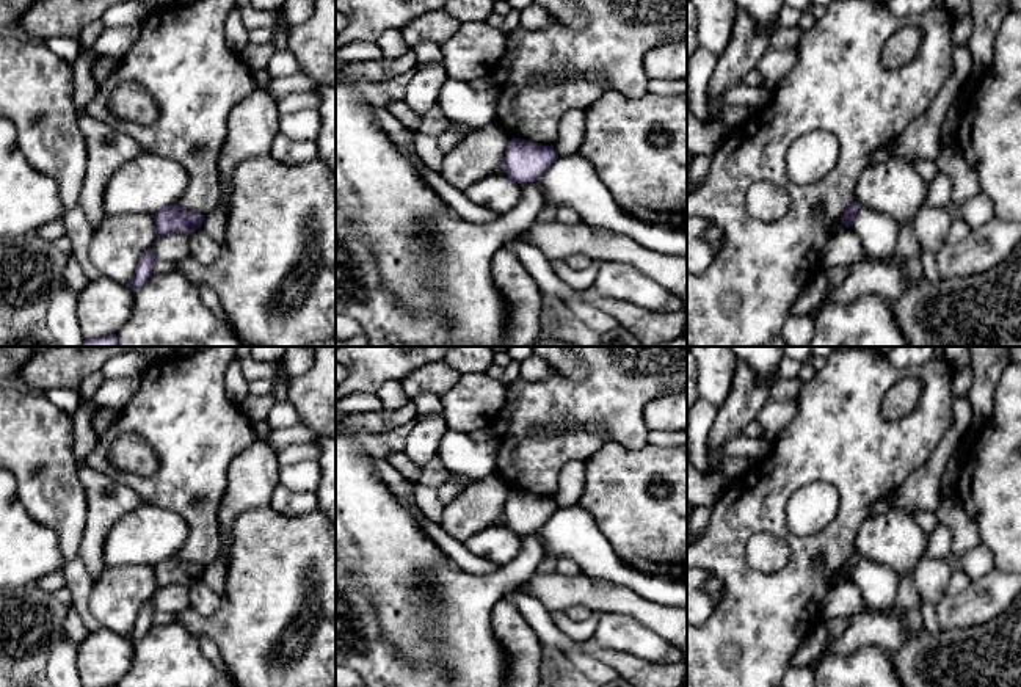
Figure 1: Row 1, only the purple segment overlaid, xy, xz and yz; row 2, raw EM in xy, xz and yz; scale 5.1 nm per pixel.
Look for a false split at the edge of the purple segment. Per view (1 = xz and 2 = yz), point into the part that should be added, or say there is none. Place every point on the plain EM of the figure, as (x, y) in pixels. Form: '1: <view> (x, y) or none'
1: none
2: none

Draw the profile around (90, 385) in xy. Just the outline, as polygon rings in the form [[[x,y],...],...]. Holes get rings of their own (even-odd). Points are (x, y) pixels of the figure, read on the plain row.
[[[96,372],[96,373],[83,378],[78,386],[78,395],[80,395],[82,402],[91,400],[96,395],[102,381],[104,381],[102,372]]]

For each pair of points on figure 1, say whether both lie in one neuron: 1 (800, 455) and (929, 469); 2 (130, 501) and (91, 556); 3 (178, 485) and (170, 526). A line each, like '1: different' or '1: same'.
1: different
2: same
3: different

